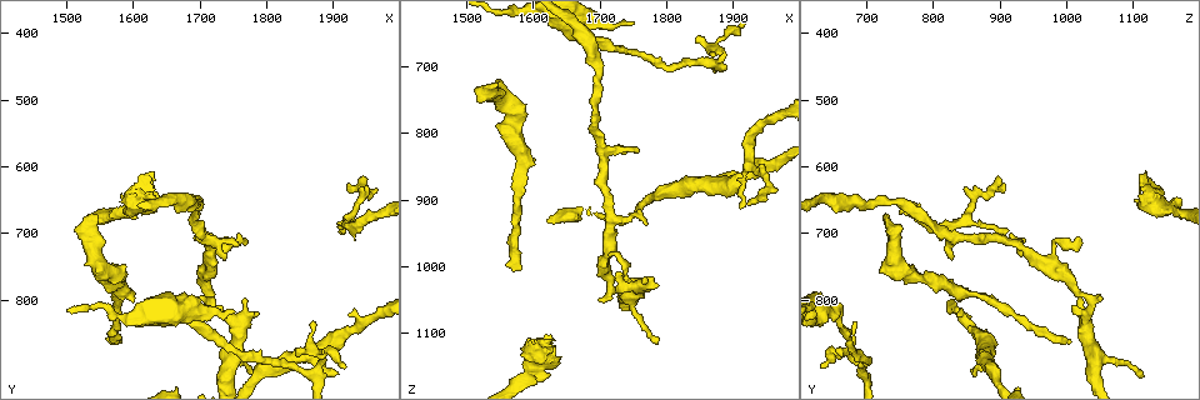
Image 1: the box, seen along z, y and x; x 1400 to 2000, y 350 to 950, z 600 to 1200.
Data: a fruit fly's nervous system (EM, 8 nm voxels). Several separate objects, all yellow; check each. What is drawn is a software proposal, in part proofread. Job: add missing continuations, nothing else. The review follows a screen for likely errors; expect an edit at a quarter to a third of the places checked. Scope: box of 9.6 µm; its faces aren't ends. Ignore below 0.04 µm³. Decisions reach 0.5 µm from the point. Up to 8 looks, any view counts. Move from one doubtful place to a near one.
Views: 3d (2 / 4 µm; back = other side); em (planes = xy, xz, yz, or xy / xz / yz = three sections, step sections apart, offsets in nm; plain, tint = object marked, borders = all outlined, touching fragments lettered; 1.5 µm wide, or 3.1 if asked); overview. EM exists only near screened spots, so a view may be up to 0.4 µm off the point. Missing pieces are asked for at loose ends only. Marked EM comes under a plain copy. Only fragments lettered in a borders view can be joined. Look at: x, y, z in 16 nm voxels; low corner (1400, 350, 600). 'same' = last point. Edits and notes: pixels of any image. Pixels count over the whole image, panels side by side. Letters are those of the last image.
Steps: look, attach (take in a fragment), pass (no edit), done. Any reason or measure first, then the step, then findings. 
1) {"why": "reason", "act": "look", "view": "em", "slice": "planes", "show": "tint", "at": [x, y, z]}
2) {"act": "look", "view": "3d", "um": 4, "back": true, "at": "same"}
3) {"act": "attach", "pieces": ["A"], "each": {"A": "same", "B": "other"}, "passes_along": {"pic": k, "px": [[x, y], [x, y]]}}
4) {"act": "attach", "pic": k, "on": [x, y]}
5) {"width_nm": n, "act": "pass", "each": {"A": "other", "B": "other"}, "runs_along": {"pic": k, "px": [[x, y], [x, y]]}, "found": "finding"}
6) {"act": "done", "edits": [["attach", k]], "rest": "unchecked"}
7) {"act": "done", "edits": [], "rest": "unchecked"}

{"why": "branch stops here", "act": "look", "view": "em", "slice": "planes", "show": "borders", "at": [1550, 675, 725]}

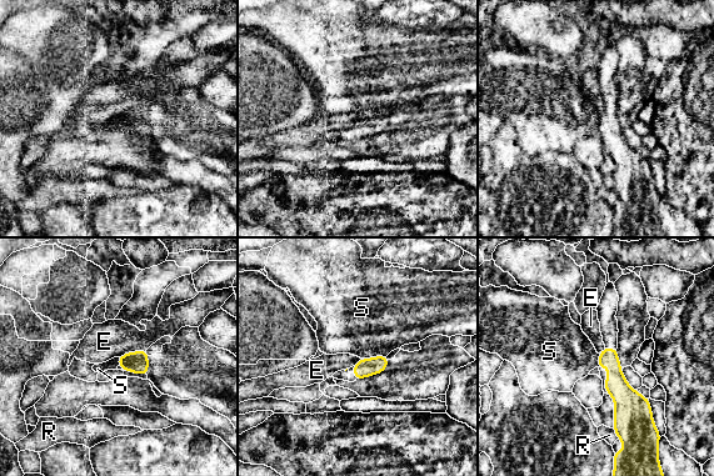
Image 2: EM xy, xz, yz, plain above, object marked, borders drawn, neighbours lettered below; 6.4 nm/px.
{"act": "pass", "each": {"E": "other", "R": "other", "S": "other"}, "border": {"pic": 2, "px": [[385, 355], [363, 359]]}, "found": "no lettered fragment goes on from it"}

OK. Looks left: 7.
{"why": "free end", "act": "look", "view": "em", "slice": "planes", "show": "borders", "at": [1735, 735, 830]}

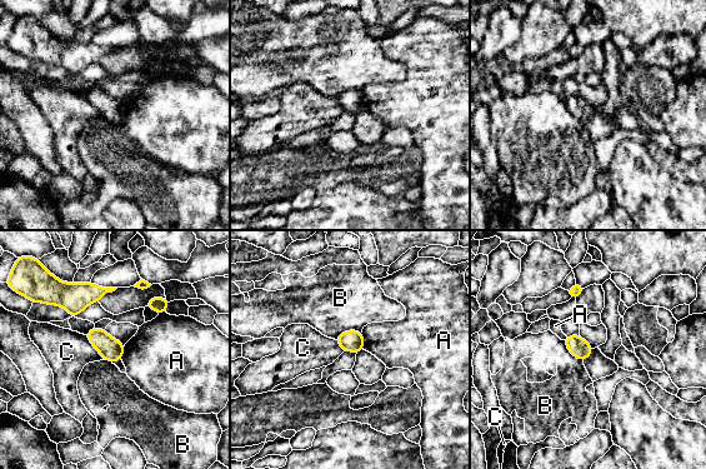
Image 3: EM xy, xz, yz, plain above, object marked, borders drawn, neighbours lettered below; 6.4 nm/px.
{"act": "pass", "each": {"A": "other", "B": "other", "C": "other"}, "found": "none of them fits"}

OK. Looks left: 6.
{"why": "branch stops here", "act": "look", "view": "em", "slice": "planes", "show": "borders", "at": [1840, 880, 660]}

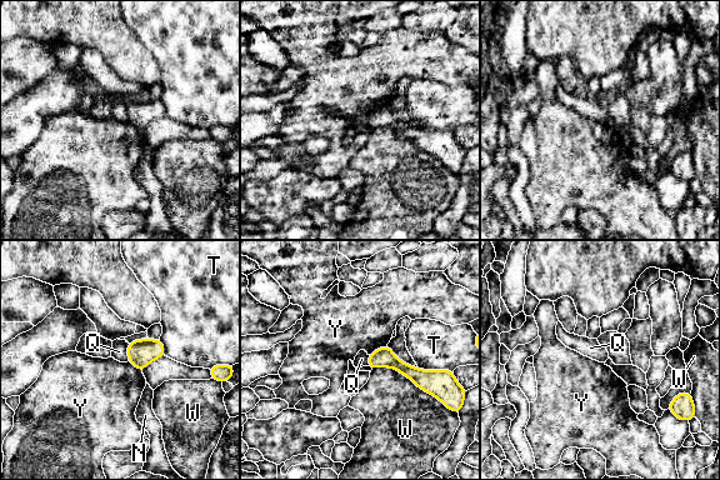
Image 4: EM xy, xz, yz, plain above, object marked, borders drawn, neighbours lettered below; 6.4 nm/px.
{"act": "pass", "each": {"N": "other", "Q": "other", "T": "other", "W": "other", "Y": "other"}, "border": {"pic": 4, "px": [[126, 343], [129, 360]]}, "found": "none of them fits"}

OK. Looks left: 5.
{"act": "done", "edits": [], "rest": "unchecked"}

